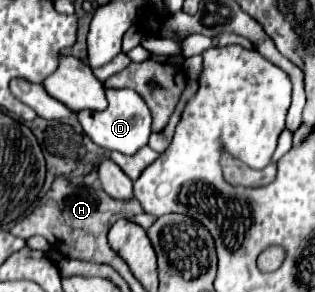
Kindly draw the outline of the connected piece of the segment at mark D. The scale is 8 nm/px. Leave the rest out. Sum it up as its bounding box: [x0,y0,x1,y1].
[78,88,150,154]

